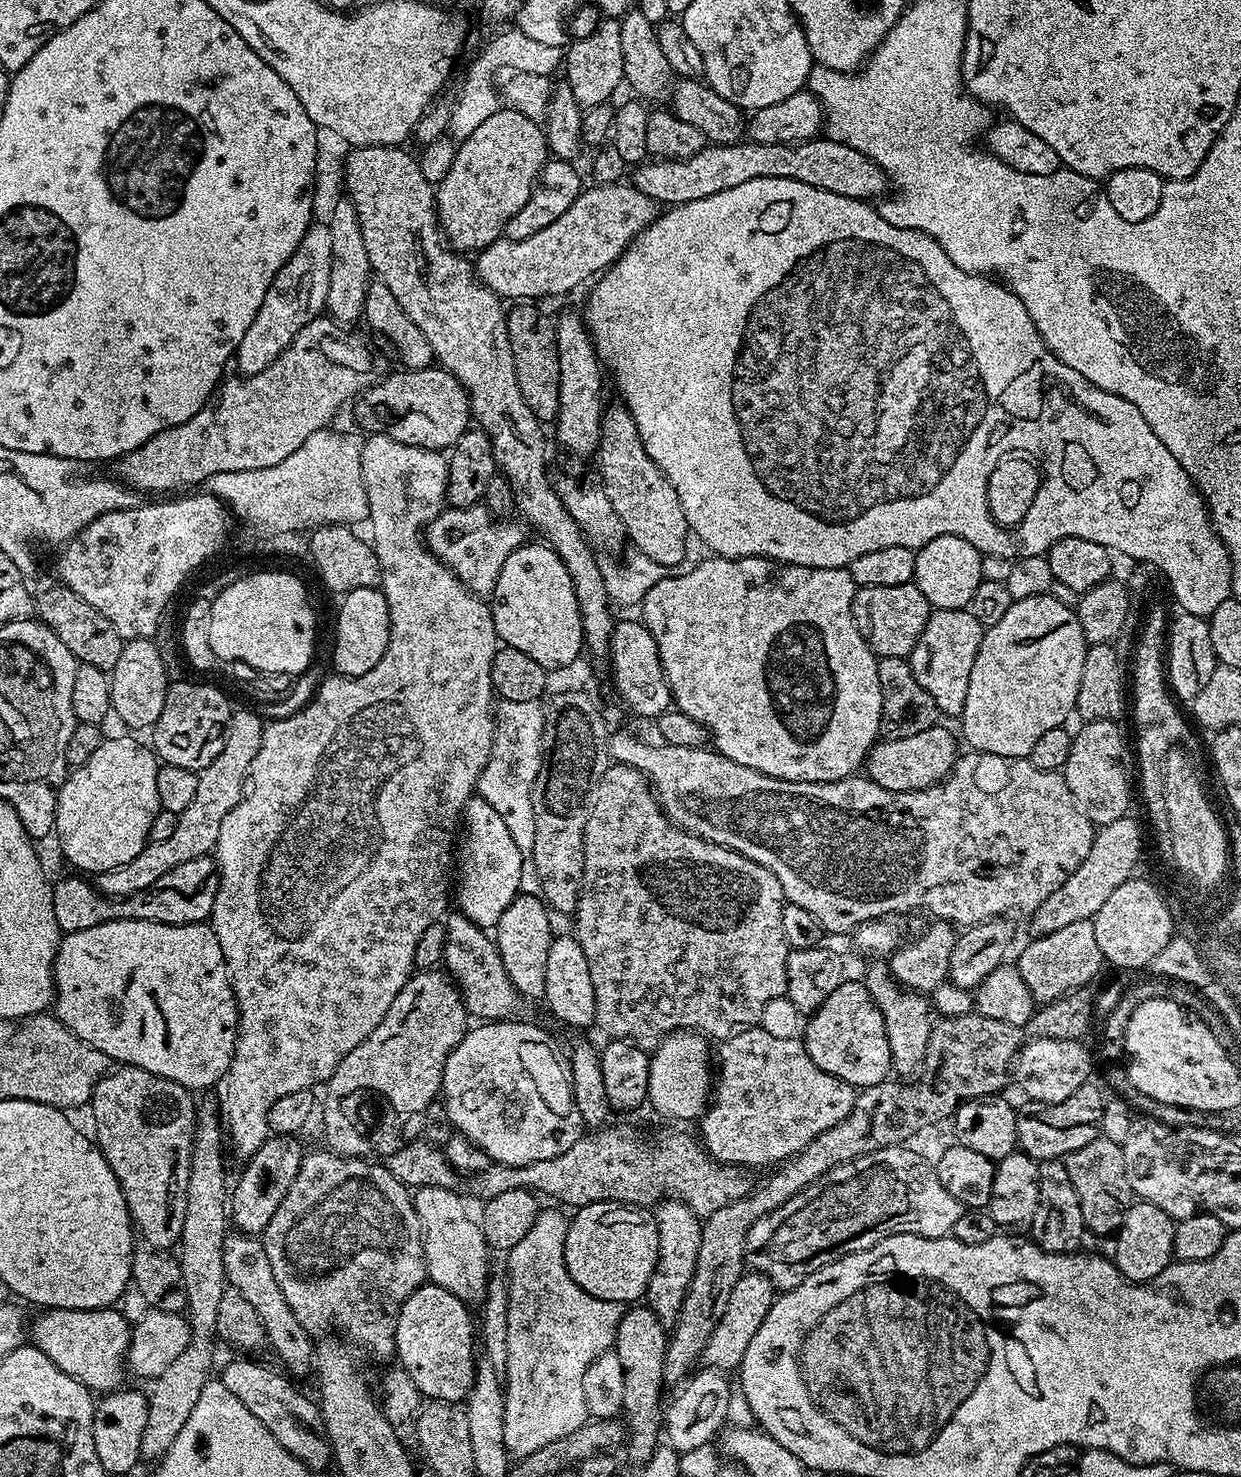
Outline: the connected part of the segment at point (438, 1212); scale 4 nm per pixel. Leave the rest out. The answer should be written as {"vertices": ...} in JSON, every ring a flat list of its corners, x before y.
{"vertices":[[426,1186,415,1189,412,1201,424,1229,424,1261,428,1280,442,1286,442,1290,450,1290,450,1294,465,1304,476,1306,487,1294,490,1249,479,1223,464,1205,465,1197,460,1197,460,1194,442,1186]]}

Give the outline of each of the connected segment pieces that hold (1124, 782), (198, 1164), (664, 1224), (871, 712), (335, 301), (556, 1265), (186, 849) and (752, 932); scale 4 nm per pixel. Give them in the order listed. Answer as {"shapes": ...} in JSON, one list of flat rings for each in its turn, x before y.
{"shapes":[[[1089,720,1081,723,1080,733,1072,738,1070,758,1066,758,1062,775,1074,802,1094,826,1103,826,1129,815,1134,788,1134,752,1124,741,1124,732,1116,720]],[[201,1099,196,1105,190,1182,186,1186,186,1219,182,1222,178,1245,182,1282,186,1282,186,1319,190,1331,186,1350,182,1350,182,1354,178,1354,178,1358,151,1381,152,1392,147,1393,146,1430,142,1430,140,1451,145,1461,164,1459,182,1426,190,1422,190,1413,202,1395,202,1386,206,1386,213,1375,212,1351,218,1345,218,1302,228,1283,222,1266,222,1250,225,1238,230,1235,230,1176,228,1180,228,1172,224,1169,226,1132,222,1127,222,1112,217,1101,212,1100]],[[661,1200,655,1205,654,1219,658,1230,658,1262,654,1266,654,1274,650,1274,646,1304,661,1322,672,1322,682,1310,690,1278,694,1278,694,1266,698,1263,698,1246,702,1246,704,1226,701,1217,696,1216,690,1206,681,1200]],[[715,554,707,557,701,564,693,566,689,572,684,572,681,576,671,574,658,582,657,585,651,586,645,593,642,601,642,609,644,608,644,616,642,615,642,623,650,630,650,634,654,638,654,642,658,642,658,656,662,658,662,670,666,674,666,682,672,691,672,702,675,711,686,714,690,718,694,718,694,722,698,722,703,728,707,729,710,735,710,744,717,752,721,752,726,758,730,758,730,762,738,762,738,766,750,766,750,770,758,770,767,776,774,778,782,778,790,782,834,782,835,780,844,780,848,776,855,776,861,771,862,765,868,757,868,751,873,744,877,743,880,736,880,719,882,718,882,686,878,682,878,659,871,646,869,646,862,634,858,630,858,626,854,622,854,614,852,613,852,603,854,602,854,594,858,585,854,582,854,578,848,573,847,568,811,568,810,566,798,566,797,564,782,564,778,560,770,560,766,556,739,556,738,559,732,560,728,556,718,556]],[[342,198,327,222,330,230,330,290,324,303,327,315,341,326,352,326,364,314,364,299,366,298,370,277,373,275,370,258,366,254,366,242,362,242,362,230,358,226,358,214,352,201]],[[545,1207,538,1214,534,1226,526,1230,526,1238,508,1253,506,1272,509,1298,508,1357,502,1369,504,1389,504,1441,509,1457,523,1458,542,1450,558,1438,566,1438,574,1430,587,1424,590,1417,586,1410,586,1397,582,1394,582,1377,586,1366,594,1362,616,1343,618,1322,625,1309,618,1302,594,1298,586,1294,566,1270,566,1230,569,1217]],[[233,707,230,722,226,726,222,754,210,762,199,772,198,790,194,793,194,802,186,806,178,814,178,826,171,838,166,842,147,843,138,854,138,858,130,858,126,866,118,866,109,872,101,872,95,877,94,883,105,896,123,898,133,896,146,886,154,886,162,874,174,870,174,866,182,866,182,862,190,862,199,856,209,855,218,842,218,830,222,830,222,818,238,806,244,797,244,780,250,770,250,762,254,762,254,754,258,754,258,746,262,746,262,734,265,721,259,711,251,712,248,708]],[[609,763,602,778,598,778,590,797,584,831,584,887,580,890,574,913,574,935,586,954,590,978,594,981,595,1027,601,1028,605,1037,630,1040,645,1050,659,1044,673,1032,699,1032,705,1038,723,1042,747,1028,757,1027,766,1004,785,995,787,990,787,958,790,949,786,934,782,934,782,910,785,903,784,891,778,878,774,878,774,874,770,874,766,866,758,866,758,862,734,850,711,844,701,836,693,836,691,832,673,824,664,815,664,809,656,799,647,776,643,776,637,768,632,768,629,764]]]}

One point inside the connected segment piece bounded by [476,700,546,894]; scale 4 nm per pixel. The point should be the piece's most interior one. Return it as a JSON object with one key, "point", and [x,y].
{"point":[507,781]}

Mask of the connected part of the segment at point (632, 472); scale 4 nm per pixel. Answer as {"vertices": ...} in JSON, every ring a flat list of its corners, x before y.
{"vertices":[[615,402,603,409,600,417,600,445,596,447,594,460,600,463,598,475,606,490,606,498,614,506,614,514,622,518,627,543,653,562,671,570,684,560,688,552,690,529,678,490,664,477,659,468,646,454,638,434,638,426,623,403]]}

